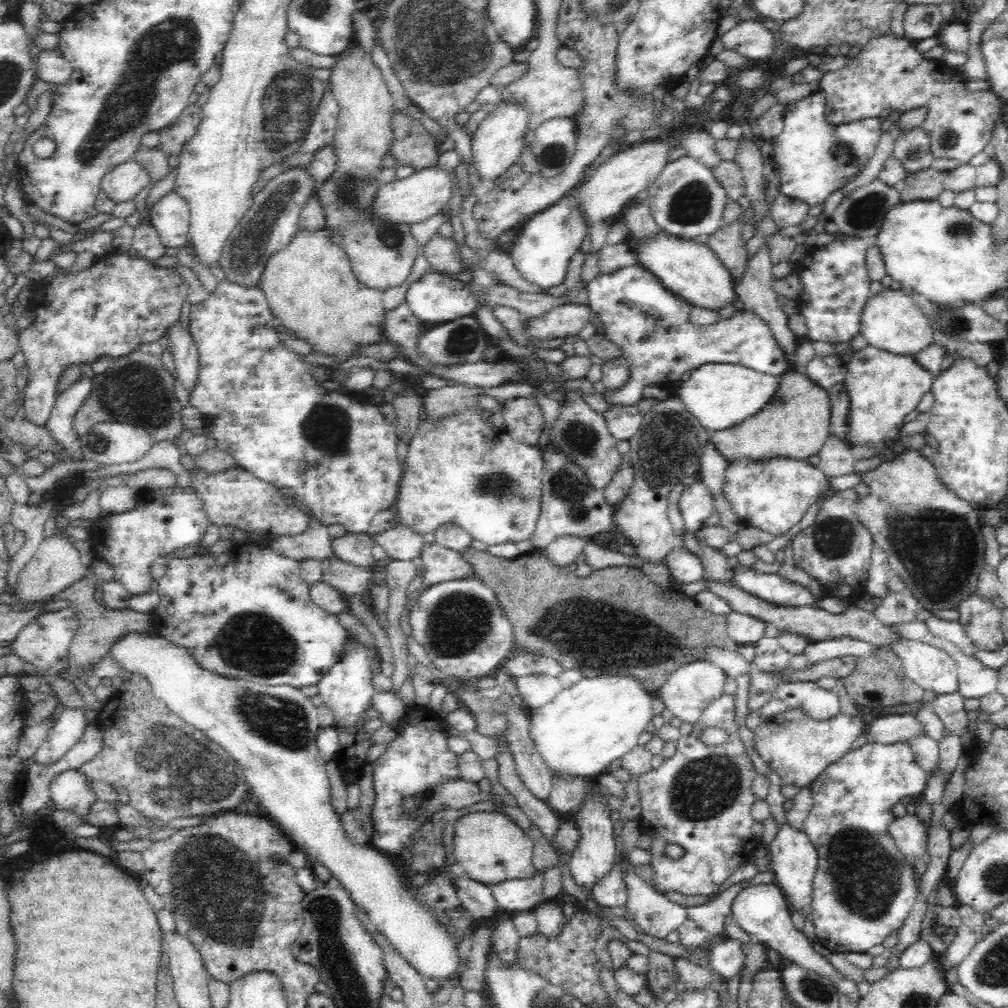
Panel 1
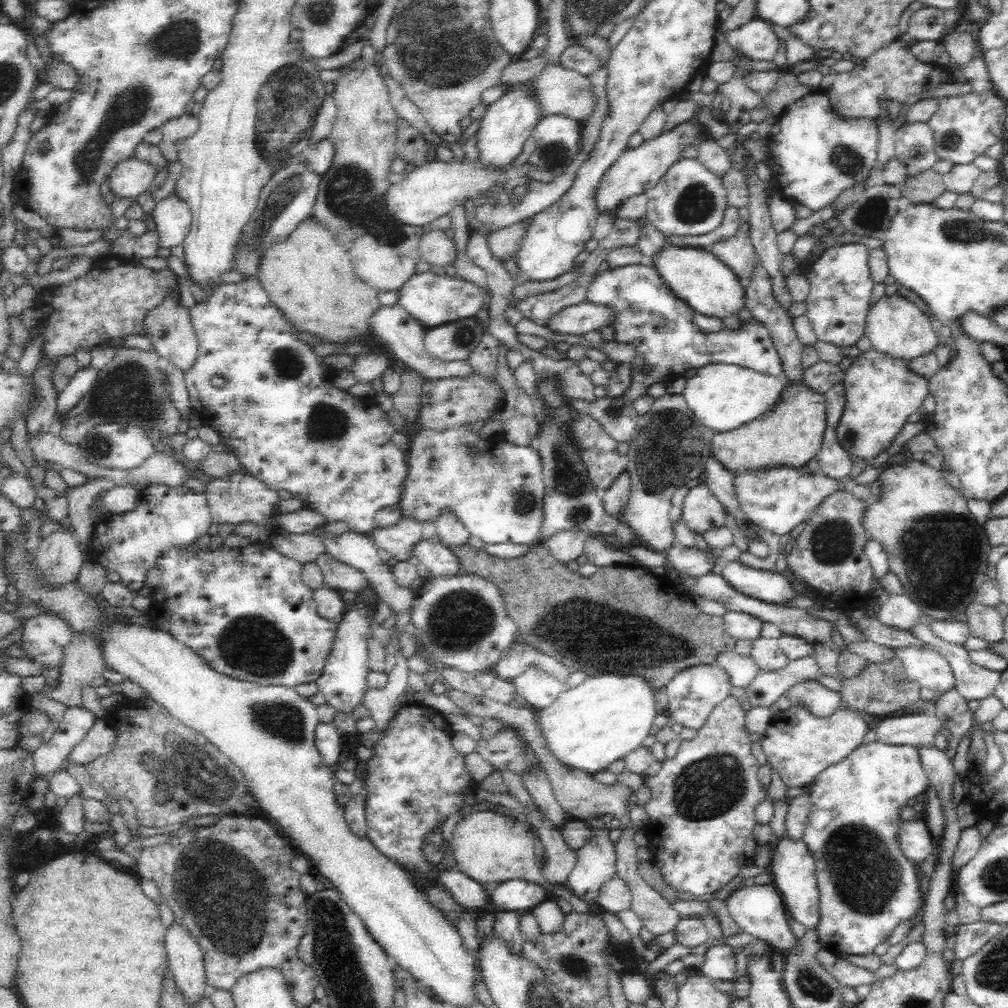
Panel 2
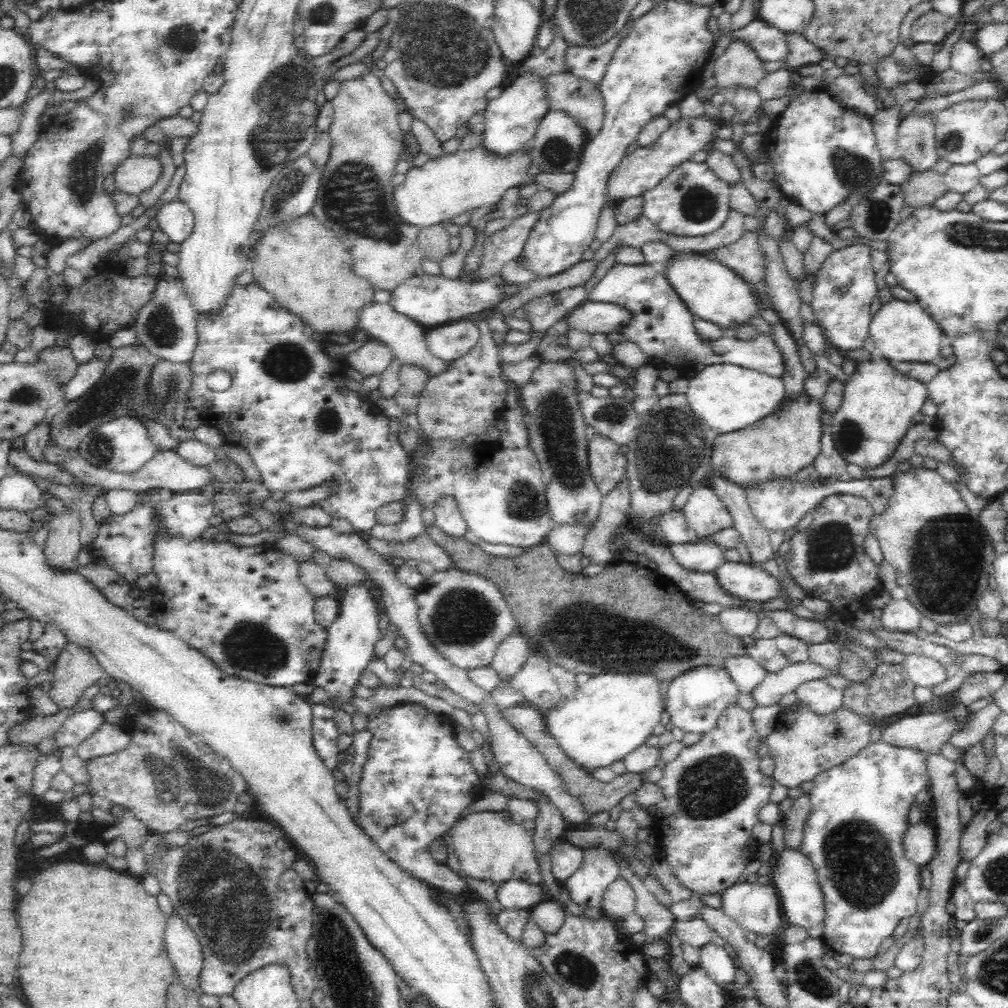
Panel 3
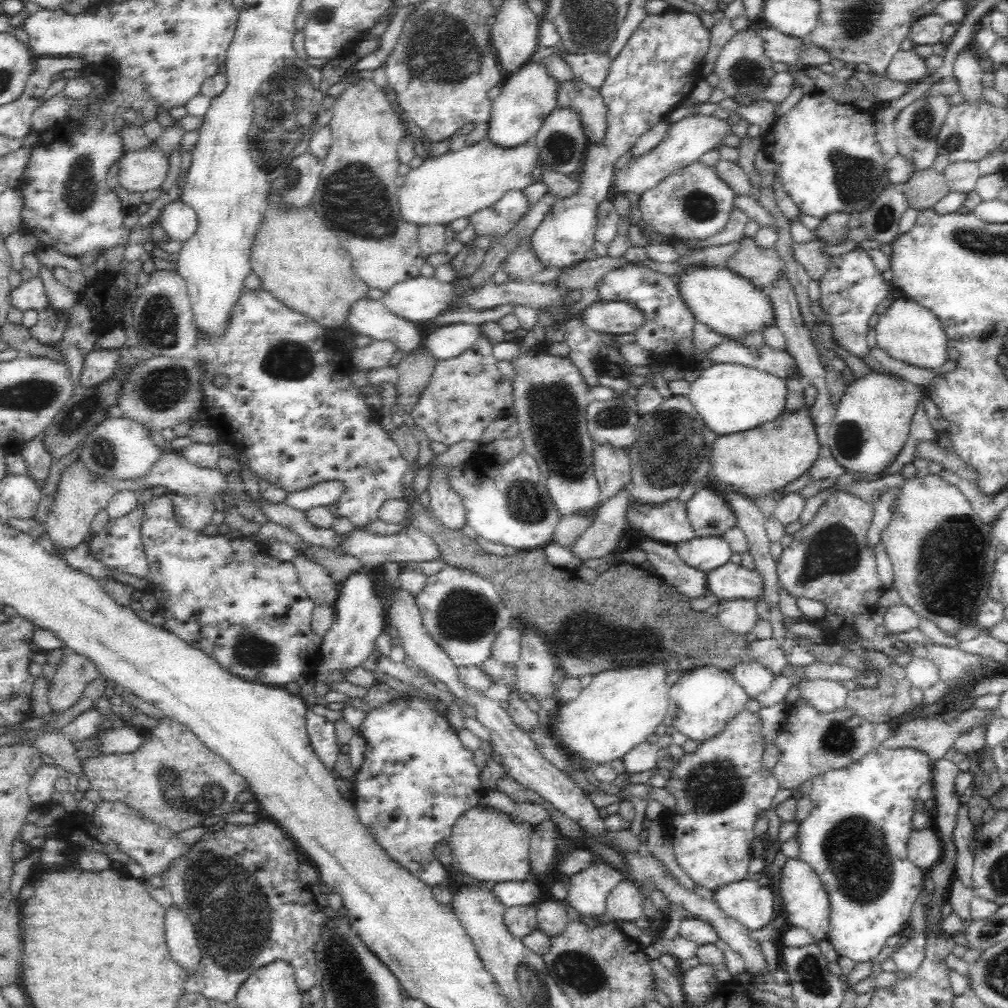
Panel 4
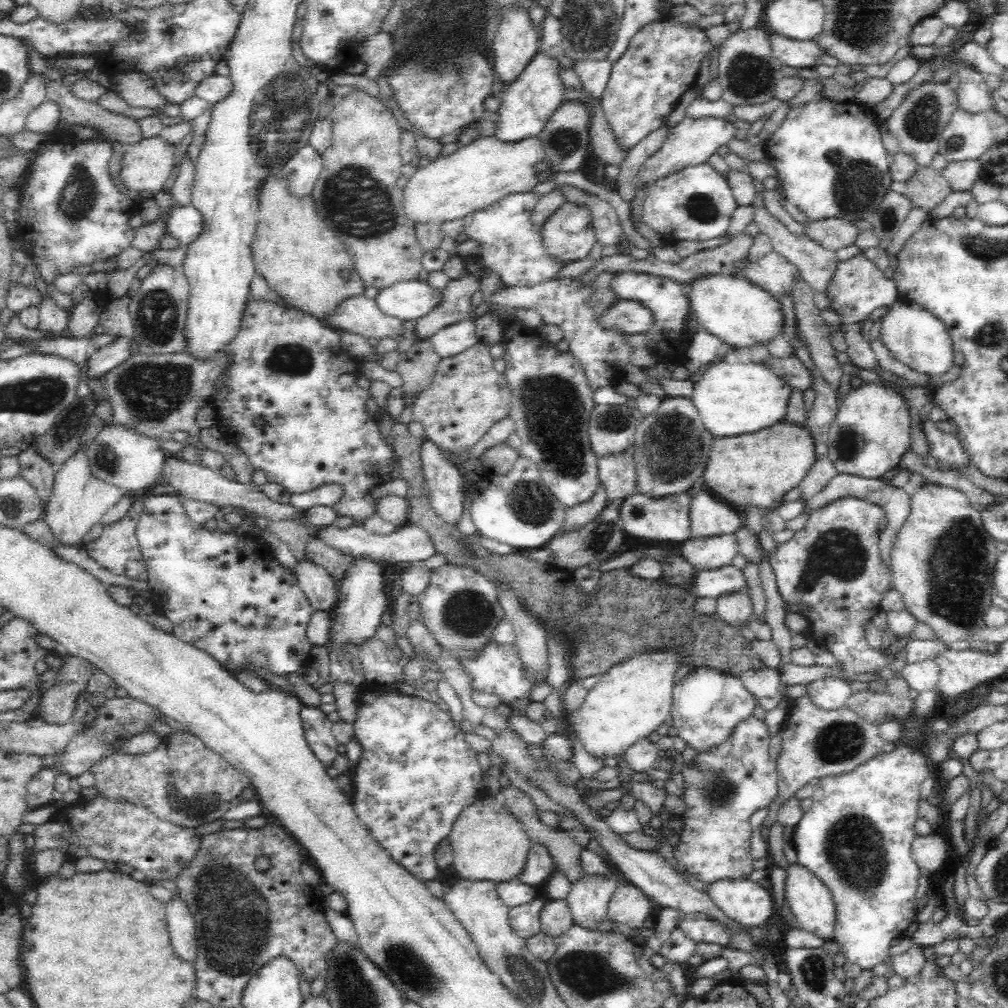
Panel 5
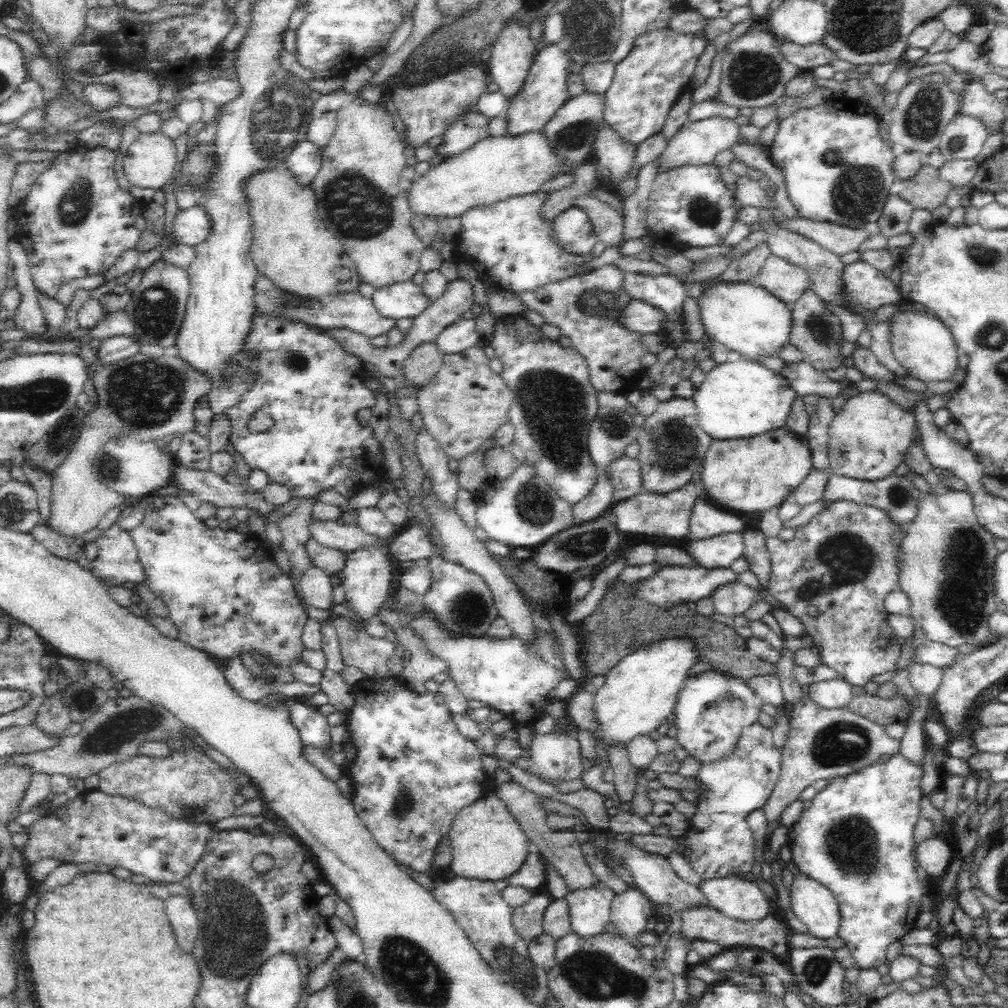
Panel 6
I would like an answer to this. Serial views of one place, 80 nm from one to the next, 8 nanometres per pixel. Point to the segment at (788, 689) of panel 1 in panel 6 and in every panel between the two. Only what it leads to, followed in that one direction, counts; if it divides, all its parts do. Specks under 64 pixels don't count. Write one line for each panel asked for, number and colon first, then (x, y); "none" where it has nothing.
2: (821, 701)
3: (823, 698)
4: (826, 695)
5: (831, 693)
6: (836, 693)

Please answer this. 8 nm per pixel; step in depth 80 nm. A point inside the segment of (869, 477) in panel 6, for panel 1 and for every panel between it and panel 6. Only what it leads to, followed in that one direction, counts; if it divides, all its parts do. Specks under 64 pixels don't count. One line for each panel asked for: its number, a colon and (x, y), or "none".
1: (883, 388)
2: (881, 392)
3: (878, 405)
4: (873, 419)
5: (871, 432)

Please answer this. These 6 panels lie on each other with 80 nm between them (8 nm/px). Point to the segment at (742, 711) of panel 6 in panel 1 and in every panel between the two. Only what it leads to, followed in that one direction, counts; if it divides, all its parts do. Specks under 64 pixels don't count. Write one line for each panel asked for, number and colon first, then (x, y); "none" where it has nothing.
1: (692, 687)
2: (693, 693)
3: (696, 698)
4: (704, 699)
5: (708, 703)

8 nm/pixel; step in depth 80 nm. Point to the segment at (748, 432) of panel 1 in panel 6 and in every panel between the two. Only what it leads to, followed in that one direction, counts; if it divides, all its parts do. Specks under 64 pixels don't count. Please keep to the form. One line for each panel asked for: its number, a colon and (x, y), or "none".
2: (790, 435)
3: (778, 447)
4: (758, 463)
5: (757, 469)
6: (754, 474)

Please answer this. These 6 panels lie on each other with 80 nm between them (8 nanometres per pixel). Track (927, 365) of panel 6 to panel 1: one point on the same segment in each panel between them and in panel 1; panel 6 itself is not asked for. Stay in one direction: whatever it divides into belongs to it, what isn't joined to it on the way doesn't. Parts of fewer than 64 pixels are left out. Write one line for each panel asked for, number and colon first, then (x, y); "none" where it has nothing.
1: (891, 321)
2: (896, 327)
3: (902, 330)
4: (908, 332)
5: (915, 337)

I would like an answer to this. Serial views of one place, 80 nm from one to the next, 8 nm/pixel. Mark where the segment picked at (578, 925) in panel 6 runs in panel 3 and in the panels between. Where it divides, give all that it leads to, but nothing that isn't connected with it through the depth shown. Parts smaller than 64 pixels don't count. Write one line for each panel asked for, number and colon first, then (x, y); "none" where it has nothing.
3: (587, 885)
4: (588, 889)
5: (588, 899)

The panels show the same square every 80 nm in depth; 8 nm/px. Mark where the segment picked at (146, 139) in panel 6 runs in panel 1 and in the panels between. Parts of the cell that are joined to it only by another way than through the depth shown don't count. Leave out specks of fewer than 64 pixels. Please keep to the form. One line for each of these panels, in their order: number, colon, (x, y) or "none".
1: (125, 181)
2: (131, 177)
3: (134, 174)
4: (142, 170)
5: (146, 164)

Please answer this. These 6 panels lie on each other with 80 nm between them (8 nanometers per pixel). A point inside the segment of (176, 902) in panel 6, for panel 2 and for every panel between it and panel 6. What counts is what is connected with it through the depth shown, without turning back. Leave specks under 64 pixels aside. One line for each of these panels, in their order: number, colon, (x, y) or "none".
2: (187, 967)
3: (183, 948)
4: (180, 933)
5: (183, 932)

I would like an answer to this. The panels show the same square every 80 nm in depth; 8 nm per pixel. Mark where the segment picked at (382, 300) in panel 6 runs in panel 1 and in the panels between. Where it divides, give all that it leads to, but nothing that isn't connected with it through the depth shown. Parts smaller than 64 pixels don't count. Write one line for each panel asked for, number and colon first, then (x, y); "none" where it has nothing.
1: (433, 299)
2: (432, 299)
3: (433, 300)
4: (417, 299)
5: (406, 300)

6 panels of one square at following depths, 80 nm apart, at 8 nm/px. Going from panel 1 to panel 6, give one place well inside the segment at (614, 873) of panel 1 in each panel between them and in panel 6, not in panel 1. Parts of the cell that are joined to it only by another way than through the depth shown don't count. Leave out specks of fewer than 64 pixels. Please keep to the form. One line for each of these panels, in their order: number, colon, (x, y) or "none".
2: (615, 896)
3: (619, 900)
4: (625, 902)
5: (628, 905)
6: (630, 910)

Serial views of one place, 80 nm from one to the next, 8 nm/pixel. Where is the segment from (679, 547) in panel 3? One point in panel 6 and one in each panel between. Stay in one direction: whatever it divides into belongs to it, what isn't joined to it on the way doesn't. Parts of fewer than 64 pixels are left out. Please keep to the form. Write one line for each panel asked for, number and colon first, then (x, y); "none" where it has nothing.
4: (703, 553)
5: (713, 552)
6: (719, 552)

